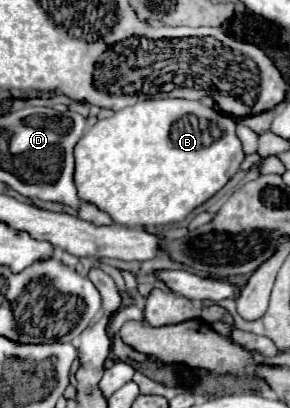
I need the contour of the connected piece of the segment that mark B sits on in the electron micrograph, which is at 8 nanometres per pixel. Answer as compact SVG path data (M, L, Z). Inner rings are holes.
M166 98L144 100L106 120L98 120L76 144L74 158L74 184L80 200L108 212L116 224L152 228L186 220L194 208L210 200L238 172L244 152L230 116L222 116L216 108L208 108L194 100Z

